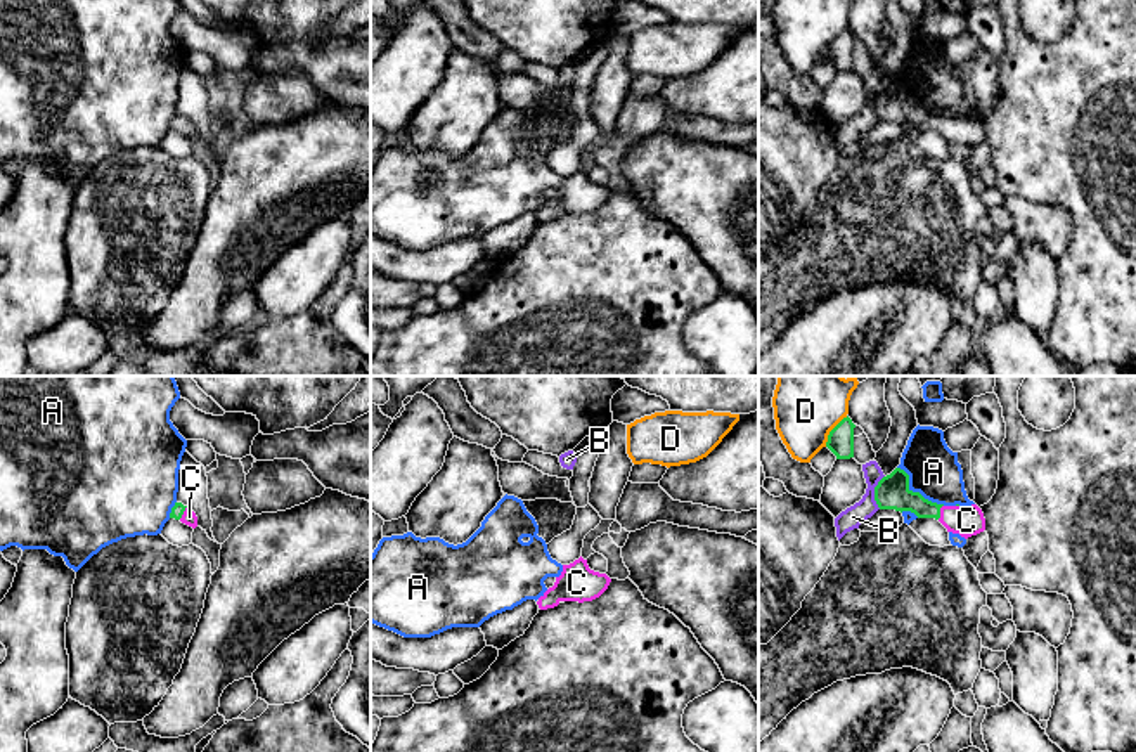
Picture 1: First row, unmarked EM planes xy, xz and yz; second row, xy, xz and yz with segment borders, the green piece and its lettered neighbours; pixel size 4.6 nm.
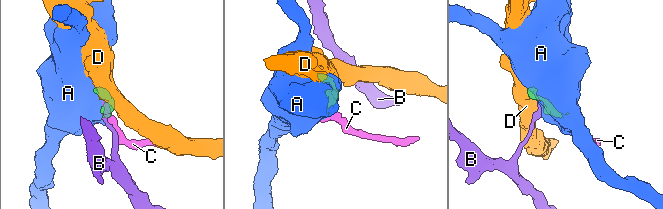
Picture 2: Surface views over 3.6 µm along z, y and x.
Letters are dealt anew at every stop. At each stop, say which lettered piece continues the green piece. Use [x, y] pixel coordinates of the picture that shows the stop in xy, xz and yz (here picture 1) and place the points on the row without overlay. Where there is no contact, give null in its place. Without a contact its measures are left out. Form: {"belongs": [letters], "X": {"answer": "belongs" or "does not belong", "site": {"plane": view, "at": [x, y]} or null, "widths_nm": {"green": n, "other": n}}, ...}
{"belongs": ["C"], "A": {"answer": "does not belong", "site": {"plane": "yz", "at": [916, 104]}, "widths_nm": {"green": 160, "other": 240}}, "B": {"answer": "does not belong", "site": {"plane": "yz", "at": [875, 104]}, "widths_nm": {"green": 160, "other": 100}}, "C": {"answer": "belongs", "site": {"plane": "yz", "at": [939, 123]}, "widths_nm": {"green": 160, "other": 140}}, "D": {"answer": "does not belong", "site": {"plane": "yz", "at": [832, 42]}, "widths_nm": {"green": 130, "other": 280}}}

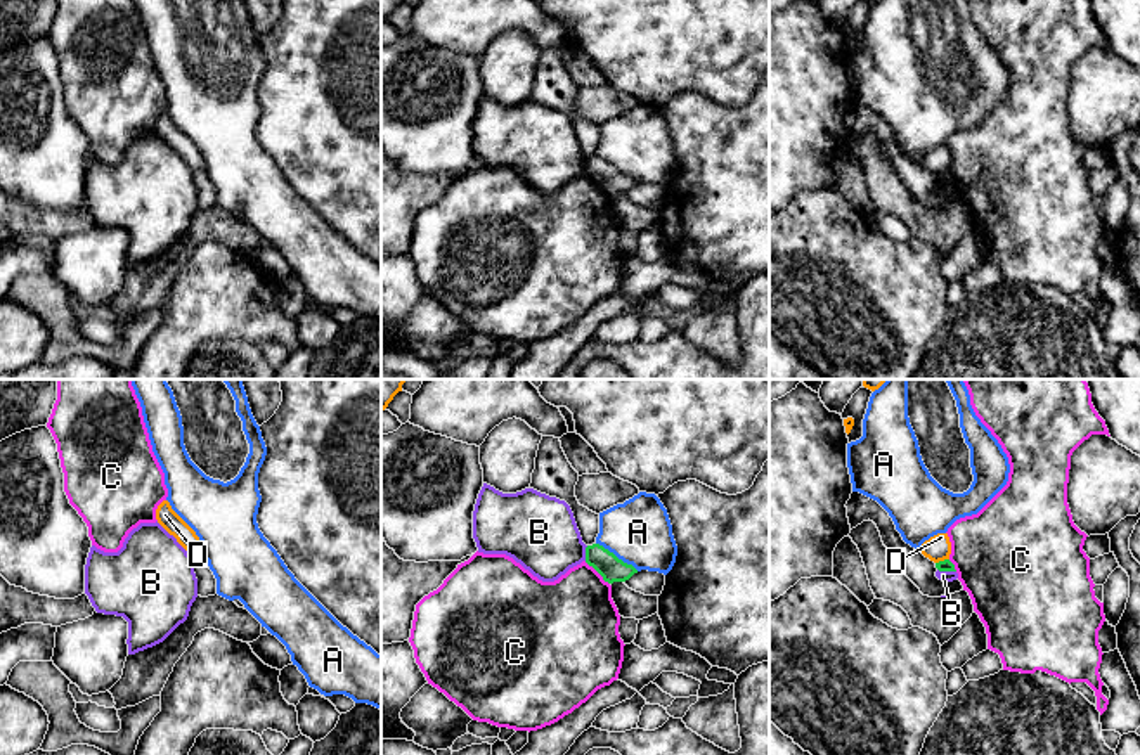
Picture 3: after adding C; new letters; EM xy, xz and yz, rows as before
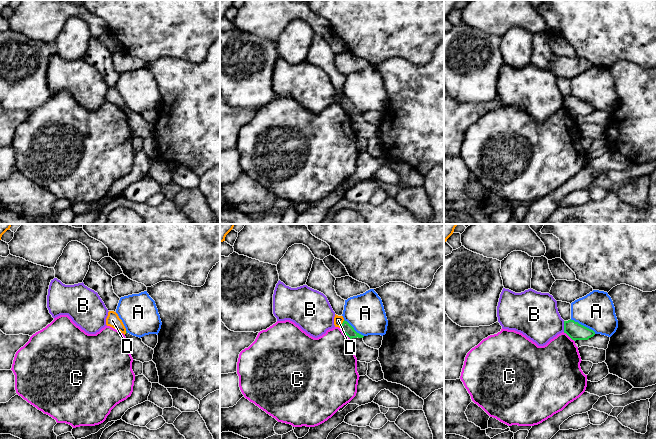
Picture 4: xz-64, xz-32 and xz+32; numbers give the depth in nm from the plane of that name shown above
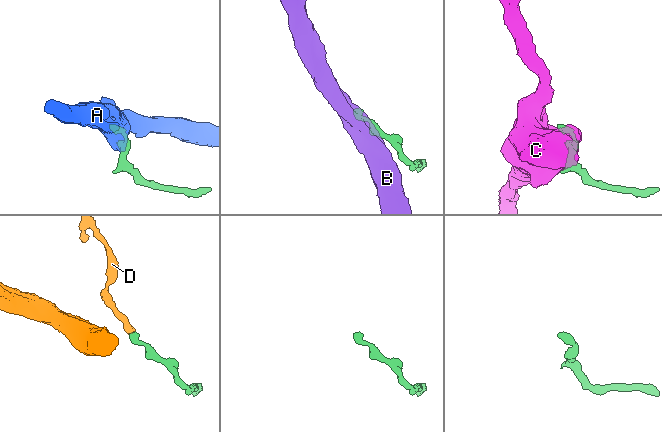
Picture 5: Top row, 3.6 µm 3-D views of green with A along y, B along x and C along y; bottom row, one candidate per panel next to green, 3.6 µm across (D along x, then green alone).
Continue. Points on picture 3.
{"belongs": [], "A": {"answer": "does not belong", "site": {"plane": "xz", "at": [615, 168]}, "widths_nm": {"green": 120, "other": 300}}, "B": {"answer": "does not belong", "site": {"plane": "yz", "at": [946, 182]}, "widths_nm": {"green": 60, "other": 50}}, "C": {"answer": "does not belong", "site": {"plane": "xz", "at": [596, 182]}, "widths_nm": {"green": 120, "other": 400}}, "D": {"answer": "does not belong", "site": {"plane": "yz", "at": [941, 174]}, "widths_nm": {"green": 60, "other": 120}}}

